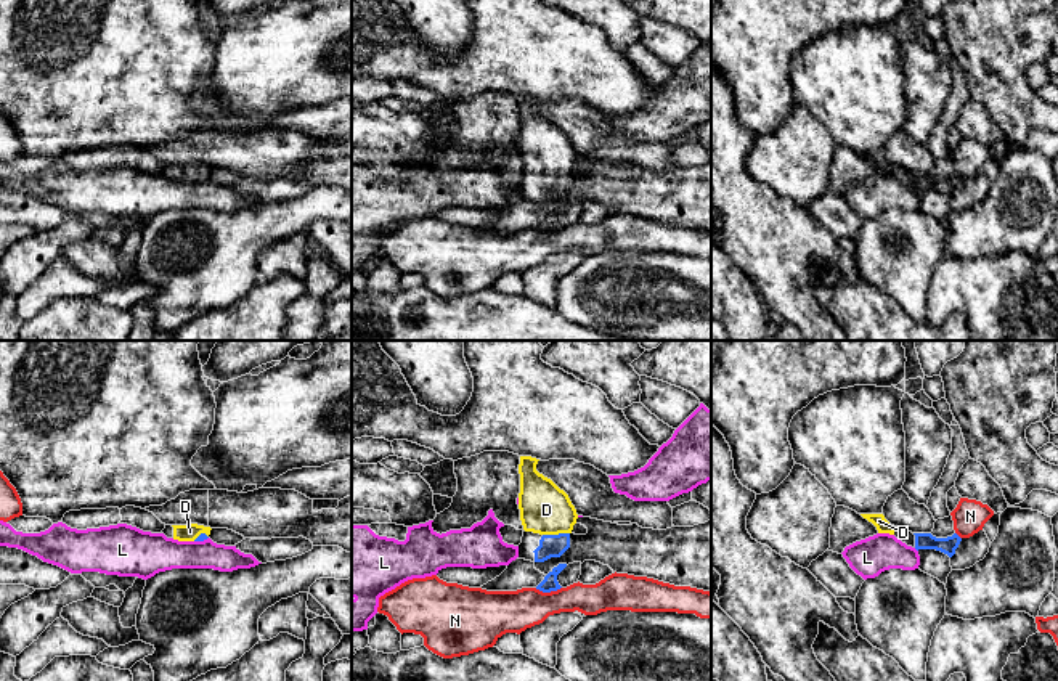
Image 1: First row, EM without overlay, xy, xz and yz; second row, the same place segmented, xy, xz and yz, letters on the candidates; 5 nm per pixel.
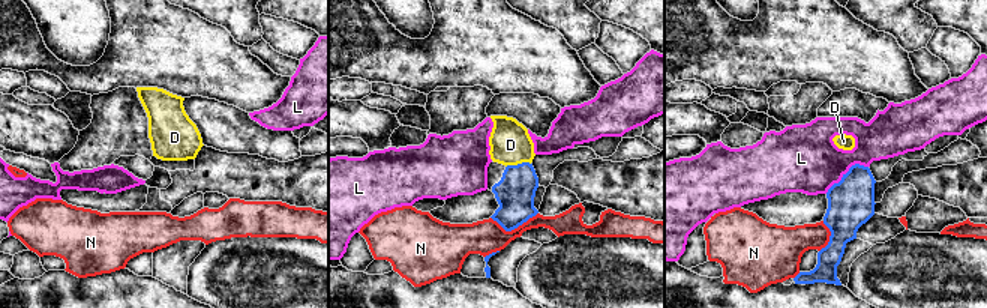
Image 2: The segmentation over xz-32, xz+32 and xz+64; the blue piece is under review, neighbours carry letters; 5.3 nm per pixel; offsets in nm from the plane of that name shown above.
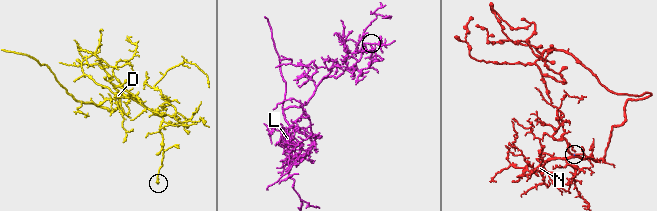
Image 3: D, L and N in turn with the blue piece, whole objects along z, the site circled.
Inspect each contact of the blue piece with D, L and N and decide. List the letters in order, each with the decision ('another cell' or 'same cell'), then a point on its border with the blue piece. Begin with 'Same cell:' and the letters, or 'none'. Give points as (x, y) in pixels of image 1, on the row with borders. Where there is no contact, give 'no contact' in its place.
Same cell: D
D: same cell | xz (556, 535)
L: another cell | xy (201, 540)
N: another cell | xz (548, 591)

